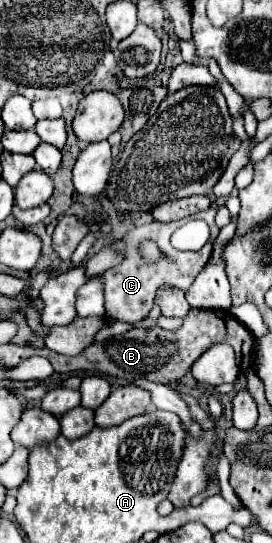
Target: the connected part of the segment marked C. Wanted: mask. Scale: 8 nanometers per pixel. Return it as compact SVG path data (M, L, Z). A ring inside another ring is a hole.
M209 208L205 212L199 212L195 214L195 218L201 218L209 224L209 230L211 230L211 236L209 236L209 242L197 250L197 252L181 252L181 250L175 250L171 246L171 234L183 226L187 220L177 220L177 222L171 222L171 224L159 224L159 222L151 222L151 224L145 224L145 226L139 226L135 230L131 230L123 242L125 242L125 260L109 270L105 270L105 274L97 274L97 278L103 280L103 290L105 290L105 310L107 310L107 316L113 318L113 320L121 320L121 322L127 322L127 324L133 324L137 320L143 320L149 310L153 308L153 296L155 296L155 290L163 284L167 286L173 286L177 290L183 290L187 292L193 284L193 280L197 278L199 270L207 264L209 256L211 256L211 242L217 238L219 234L219 228L215 224L215 214L217 214L217 208ZM141 240L153 240L157 242L157 246L161 246L161 252L169 258L169 260L161 260L153 266L145 266L141 260L135 258L135 242L141 242Z

